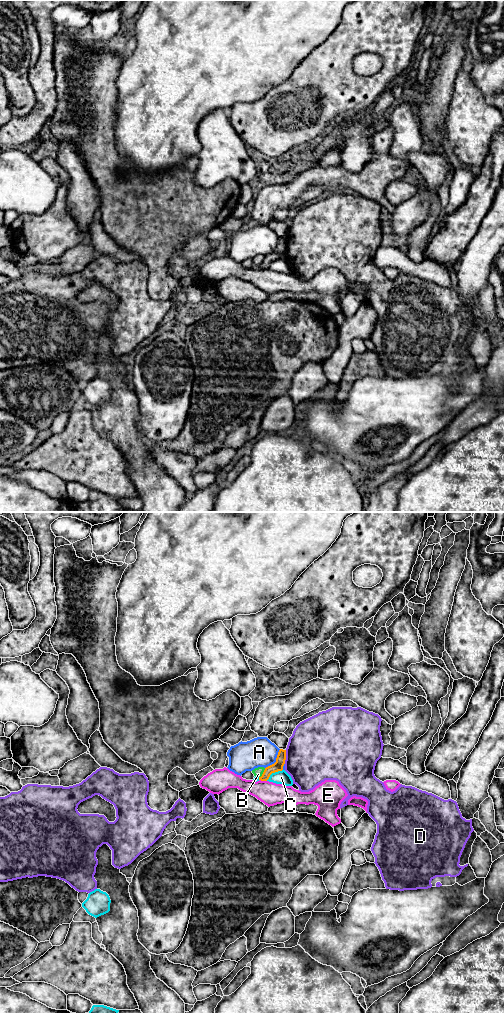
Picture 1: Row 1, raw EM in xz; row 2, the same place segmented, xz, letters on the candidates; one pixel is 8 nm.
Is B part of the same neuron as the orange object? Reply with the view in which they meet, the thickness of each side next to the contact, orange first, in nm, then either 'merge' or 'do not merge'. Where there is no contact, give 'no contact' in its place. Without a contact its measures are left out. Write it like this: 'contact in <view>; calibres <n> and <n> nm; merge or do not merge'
contact in xz; calibres 80 and 70 nm; do not merge

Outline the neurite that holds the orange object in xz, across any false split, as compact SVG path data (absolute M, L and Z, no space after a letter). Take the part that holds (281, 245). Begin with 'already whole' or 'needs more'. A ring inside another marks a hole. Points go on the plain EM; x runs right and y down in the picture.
already whole; M280 237L276 246L276 250L265 256L259 268L267 269L272 261L282 259L286 248L286 238Z

